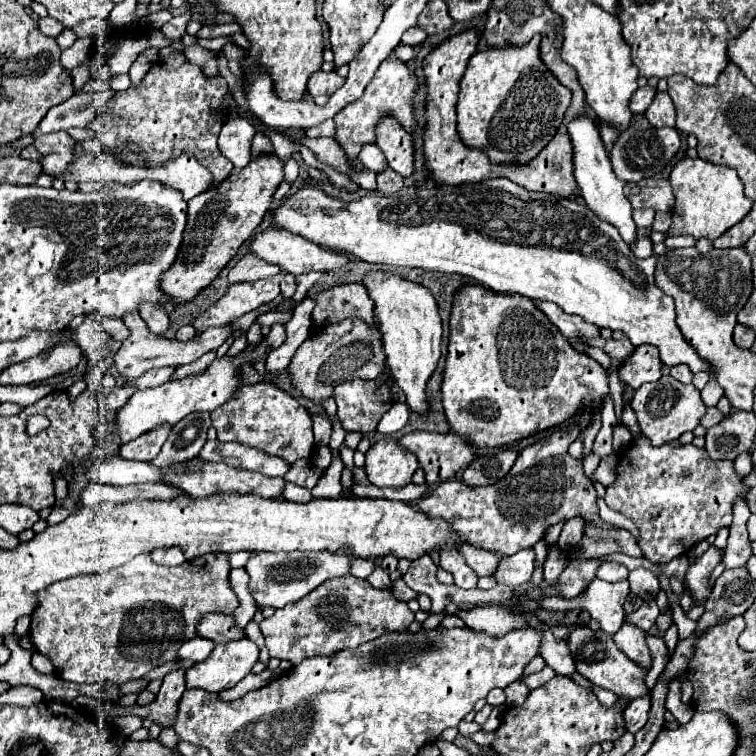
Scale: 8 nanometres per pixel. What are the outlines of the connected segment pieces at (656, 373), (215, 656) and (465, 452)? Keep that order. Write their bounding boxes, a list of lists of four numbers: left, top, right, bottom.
[[618,345,662,389],[186,637,258,693],[400,431,478,485]]

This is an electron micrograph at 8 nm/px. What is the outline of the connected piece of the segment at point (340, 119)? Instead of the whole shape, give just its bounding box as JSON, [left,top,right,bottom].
[336,53,418,171]

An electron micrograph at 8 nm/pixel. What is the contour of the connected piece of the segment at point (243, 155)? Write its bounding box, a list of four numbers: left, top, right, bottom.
[218,117,256,169]

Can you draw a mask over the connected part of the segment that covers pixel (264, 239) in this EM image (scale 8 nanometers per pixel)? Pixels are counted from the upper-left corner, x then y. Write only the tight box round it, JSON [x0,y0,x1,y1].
[252,229,350,275]

